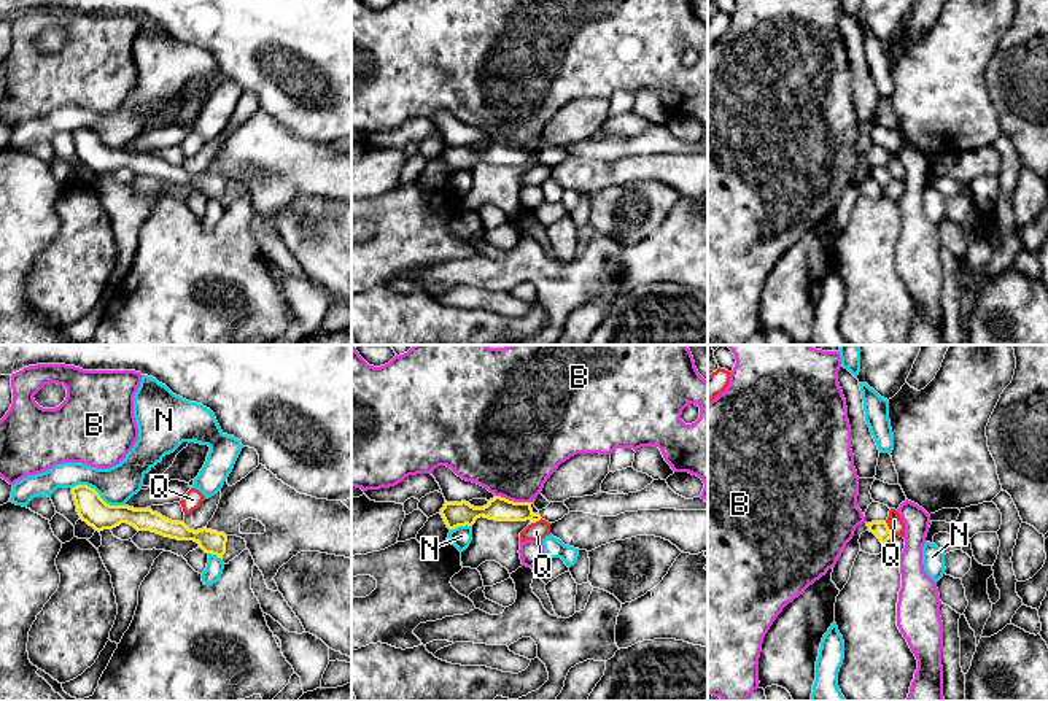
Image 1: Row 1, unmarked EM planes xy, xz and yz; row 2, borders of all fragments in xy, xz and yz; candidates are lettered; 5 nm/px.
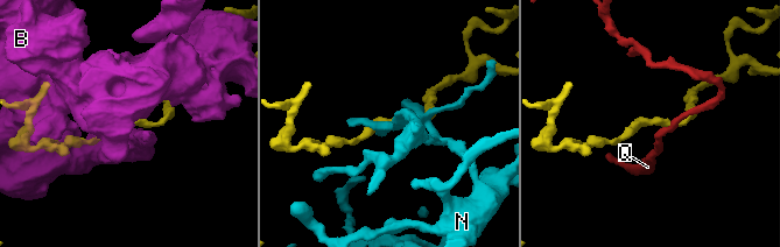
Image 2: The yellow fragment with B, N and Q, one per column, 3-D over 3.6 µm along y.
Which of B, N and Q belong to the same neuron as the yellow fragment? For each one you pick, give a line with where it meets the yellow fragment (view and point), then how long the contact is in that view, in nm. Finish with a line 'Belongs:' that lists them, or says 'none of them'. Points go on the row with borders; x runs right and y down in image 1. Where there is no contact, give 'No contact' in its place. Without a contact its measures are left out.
Q: Touches yellow at yz (888, 528). Shared border 80 nm
Belongs: Q

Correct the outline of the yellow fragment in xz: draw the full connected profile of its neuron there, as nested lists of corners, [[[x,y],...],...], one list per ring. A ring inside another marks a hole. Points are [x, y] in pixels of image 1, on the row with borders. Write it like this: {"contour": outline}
{"contour": [[[495,496],[483,507],[474,507],[466,501],[447,502],[439,512],[448,529],[458,526],[472,526],[477,518],[483,517],[495,521],[526,521],[531,523],[520,533],[520,542],[539,540],[550,534],[549,521],[534,513],[531,502],[514,502],[501,496]]]}

